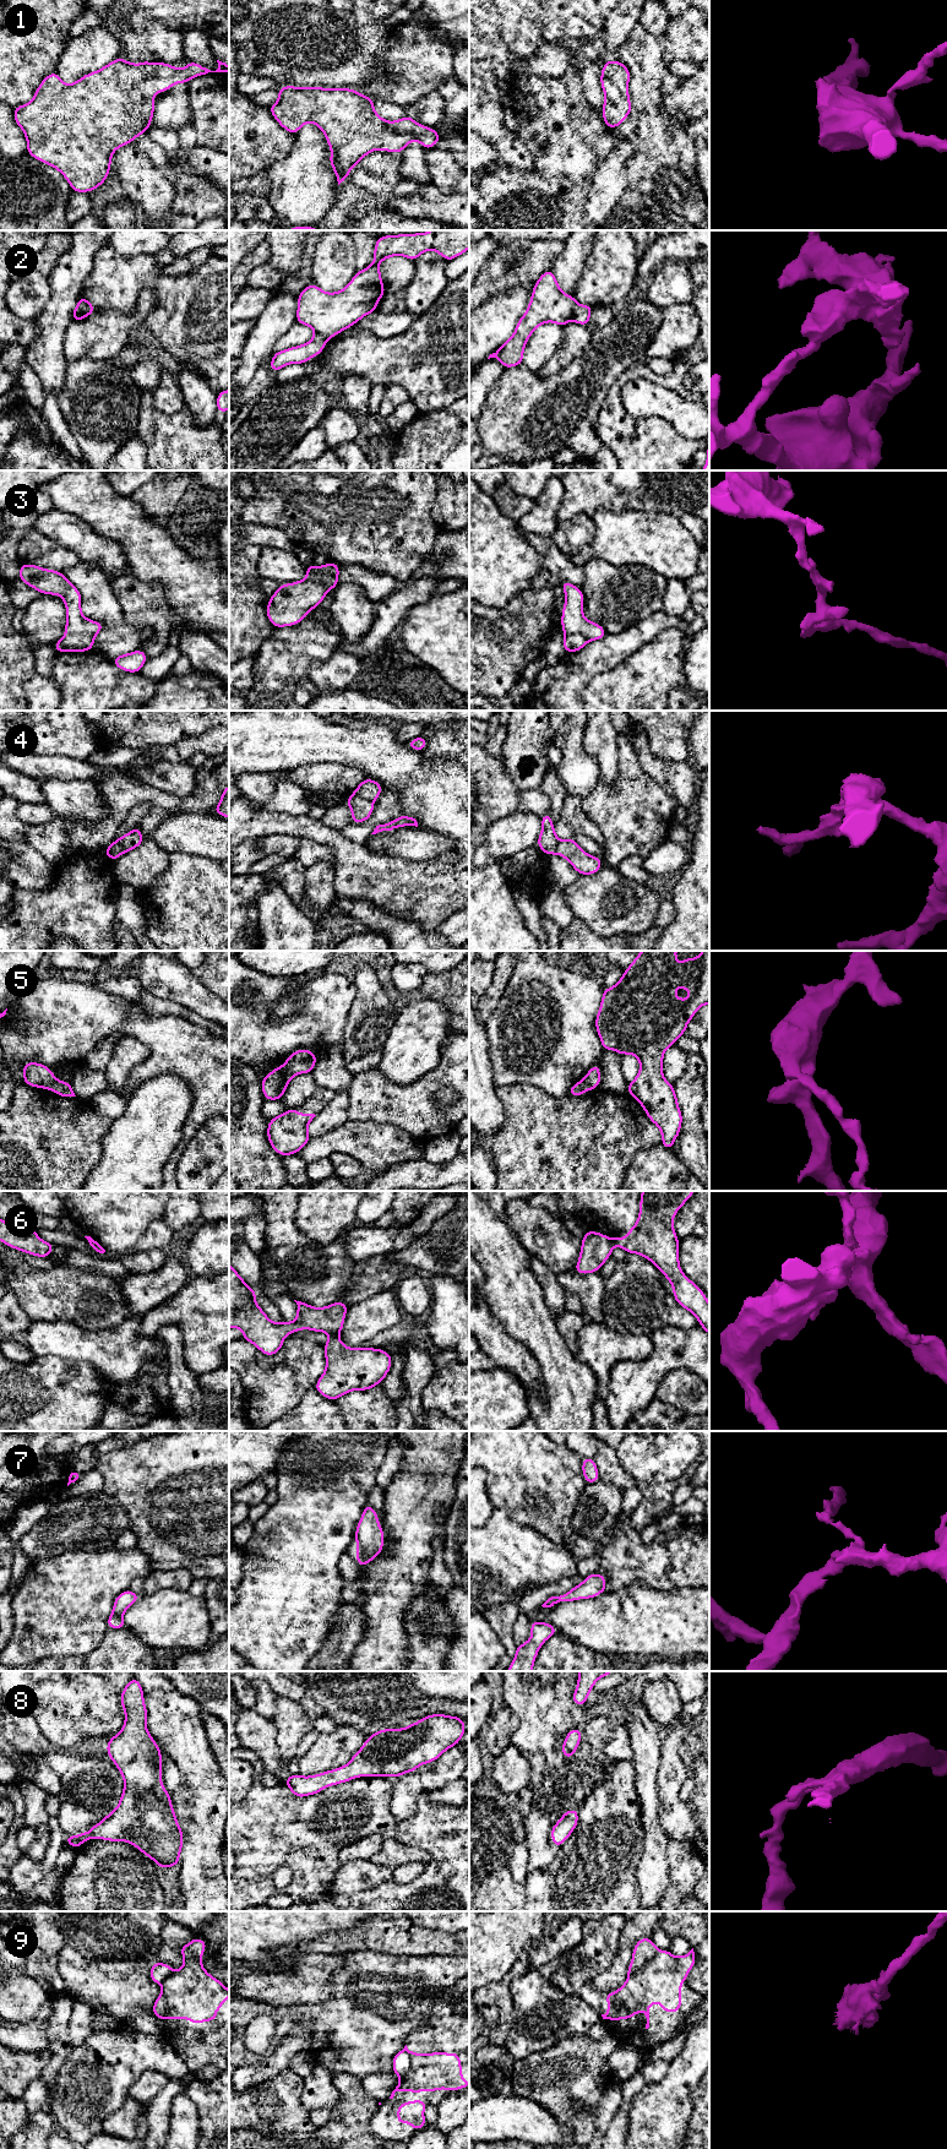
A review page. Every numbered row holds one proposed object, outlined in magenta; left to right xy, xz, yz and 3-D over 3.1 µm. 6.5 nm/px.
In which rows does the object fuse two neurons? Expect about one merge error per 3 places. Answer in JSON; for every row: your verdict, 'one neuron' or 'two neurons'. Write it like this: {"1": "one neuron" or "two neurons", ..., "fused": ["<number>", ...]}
{"1": "one neuron", "2": "two neurons", "3": "two neurons", "4": "two neurons", "5": "two neurons", "6": "two neurons", "7": "one neuron", "8": "one neuron", "9": "two neurons", "fused": ["2", "3", "4", "5", "6", "9"]}

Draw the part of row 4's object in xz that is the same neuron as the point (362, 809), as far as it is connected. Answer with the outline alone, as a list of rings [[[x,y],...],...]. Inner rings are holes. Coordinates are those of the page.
[[[350,795],[344,804],[352,810],[352,823],[363,823],[374,812],[374,803],[359,796]]]

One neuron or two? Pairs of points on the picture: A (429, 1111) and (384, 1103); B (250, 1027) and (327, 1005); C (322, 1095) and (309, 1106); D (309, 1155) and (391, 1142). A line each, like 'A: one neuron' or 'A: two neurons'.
A: one neuron
B: one neuron
C: one neuron
D: one neuron

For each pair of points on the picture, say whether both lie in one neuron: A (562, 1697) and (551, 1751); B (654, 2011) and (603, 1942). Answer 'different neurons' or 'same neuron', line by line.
A: same neuron
B: same neuron

